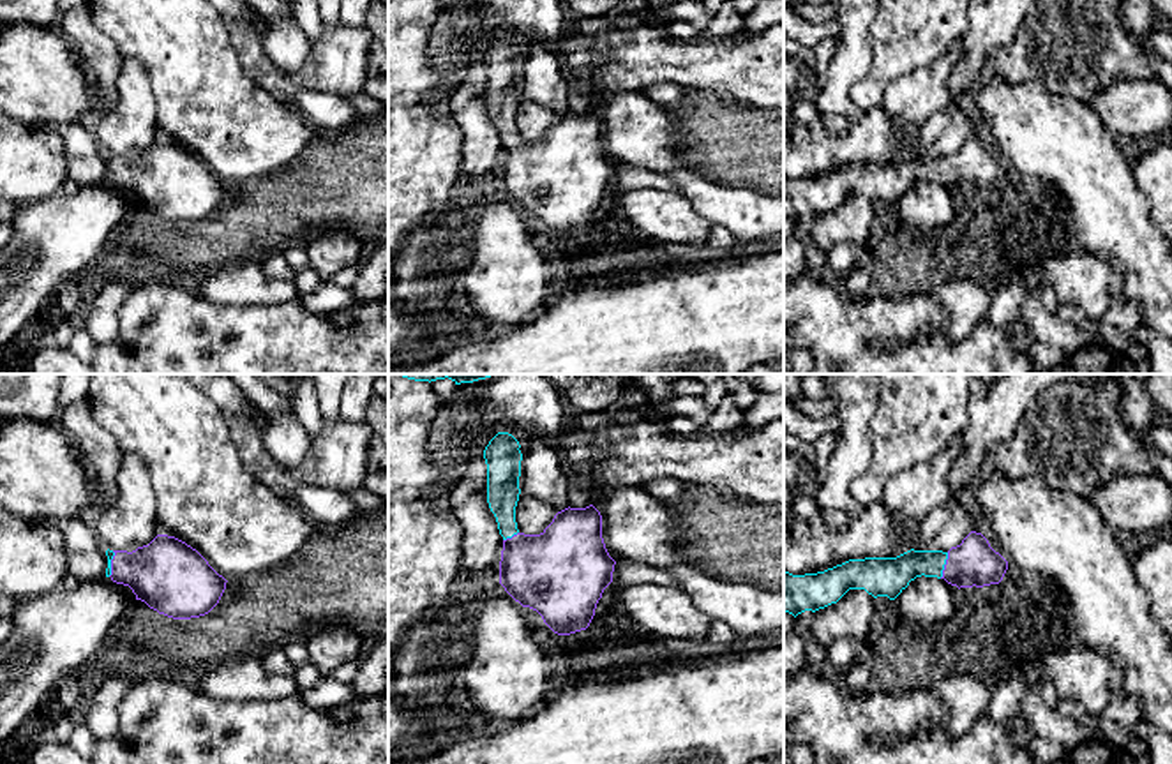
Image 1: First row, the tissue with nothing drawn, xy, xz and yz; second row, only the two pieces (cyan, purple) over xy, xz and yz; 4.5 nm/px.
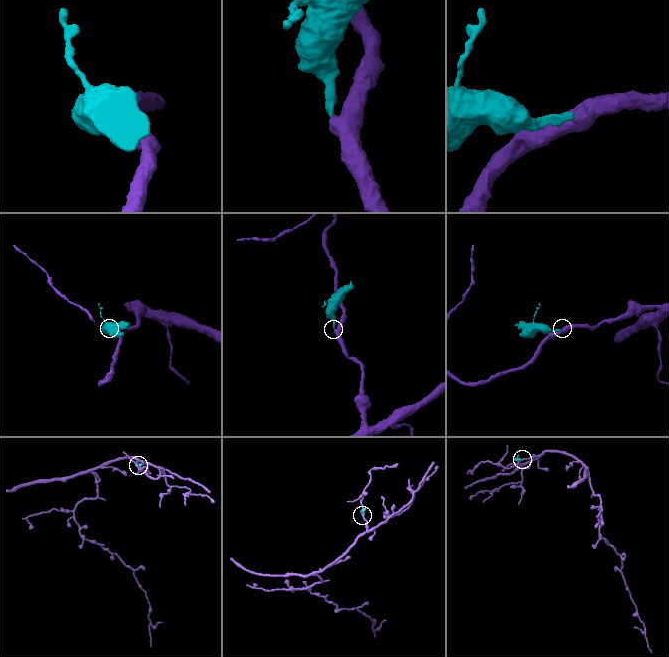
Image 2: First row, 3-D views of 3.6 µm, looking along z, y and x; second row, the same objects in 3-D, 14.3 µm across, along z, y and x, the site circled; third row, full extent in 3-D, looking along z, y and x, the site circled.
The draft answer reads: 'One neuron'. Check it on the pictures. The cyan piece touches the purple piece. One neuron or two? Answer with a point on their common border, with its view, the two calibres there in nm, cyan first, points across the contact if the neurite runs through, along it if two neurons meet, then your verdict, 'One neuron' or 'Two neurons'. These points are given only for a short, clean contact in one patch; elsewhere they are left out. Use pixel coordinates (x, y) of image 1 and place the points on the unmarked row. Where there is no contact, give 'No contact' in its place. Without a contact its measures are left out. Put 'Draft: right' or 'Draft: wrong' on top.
Draft: right
Touches cyan at yz (945, 168). Thickness 160 nm (cyan) against 200 nm. Path across: yz (892, 179), (913, 168), (945, 168), (971, 168). One neuron

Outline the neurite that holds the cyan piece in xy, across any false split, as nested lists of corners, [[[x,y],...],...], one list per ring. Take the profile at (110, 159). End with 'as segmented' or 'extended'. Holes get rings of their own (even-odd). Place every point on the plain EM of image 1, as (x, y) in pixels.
[[[168,139],[132,157],[108,154],[106,161],[106,182],[129,191],[136,205],[173,224],[208,219],[228,187],[196,154]]]; extended

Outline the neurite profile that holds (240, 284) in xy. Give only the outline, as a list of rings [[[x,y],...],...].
[[[256,261],[215,272],[196,293],[221,305],[274,305],[298,298],[293,281],[267,277]]]

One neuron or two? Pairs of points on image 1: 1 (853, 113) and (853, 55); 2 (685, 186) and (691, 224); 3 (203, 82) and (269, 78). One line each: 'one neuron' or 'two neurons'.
1: one neuron
2: two neurons
3: two neurons

